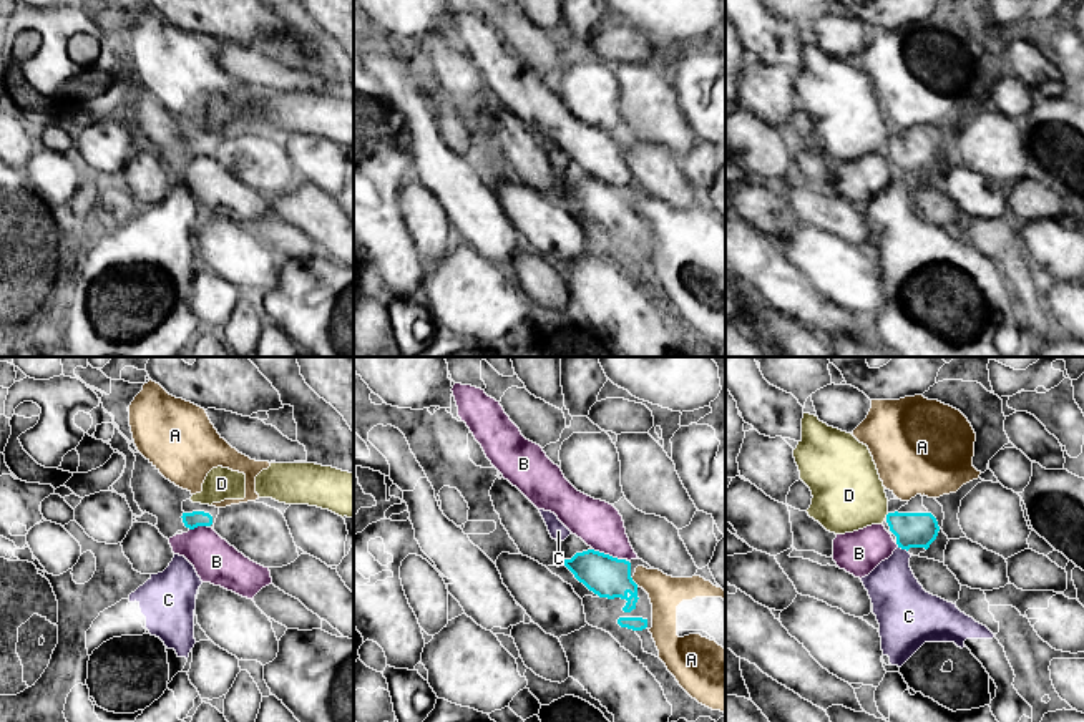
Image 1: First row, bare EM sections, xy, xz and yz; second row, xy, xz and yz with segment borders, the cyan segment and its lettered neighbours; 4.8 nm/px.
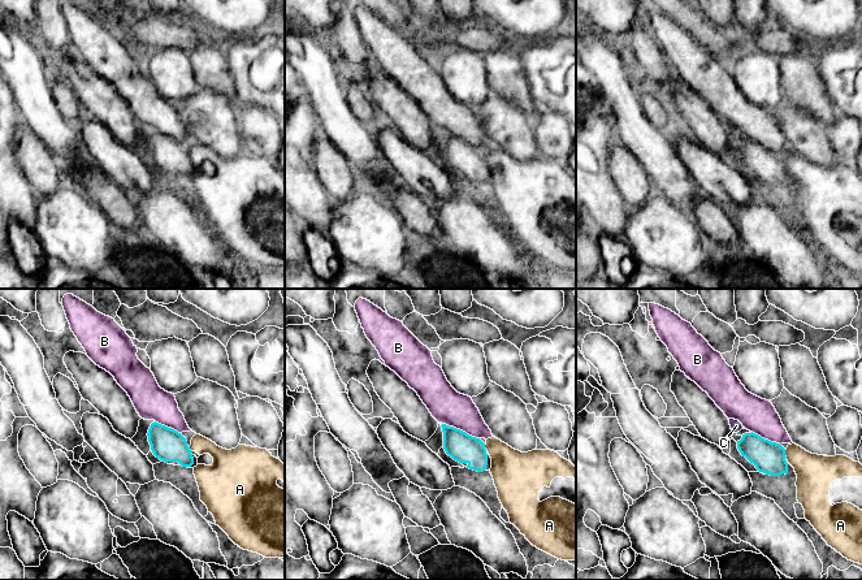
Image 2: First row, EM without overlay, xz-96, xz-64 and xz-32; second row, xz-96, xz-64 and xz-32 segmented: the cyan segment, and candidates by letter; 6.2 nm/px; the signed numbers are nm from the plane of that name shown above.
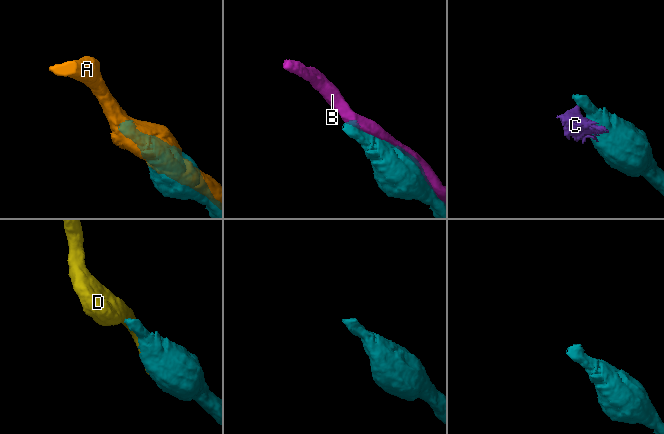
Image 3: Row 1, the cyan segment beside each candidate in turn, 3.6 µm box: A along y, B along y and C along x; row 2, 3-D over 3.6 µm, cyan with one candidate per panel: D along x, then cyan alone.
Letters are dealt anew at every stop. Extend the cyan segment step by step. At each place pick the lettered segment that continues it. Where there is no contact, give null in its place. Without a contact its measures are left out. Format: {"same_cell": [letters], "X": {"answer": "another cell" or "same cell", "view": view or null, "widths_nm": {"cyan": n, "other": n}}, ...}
{"same_cell": [], "A": {"answer": "another cell", "view": "xz", "widths_nm": {"cyan": 200, "other": 170}}, "B": {"answer": "another cell", "view": "xz", "widths_nm": {"cyan": 200, "other": 220}}, "C": {"answer": "another cell", "view": "yz", "widths_nm": {"cyan": 180, "other": 260}}, "D": {"answer": "another cell", "view": "yz", "widths_nm": {"cyan": 180, "other": 340}}}

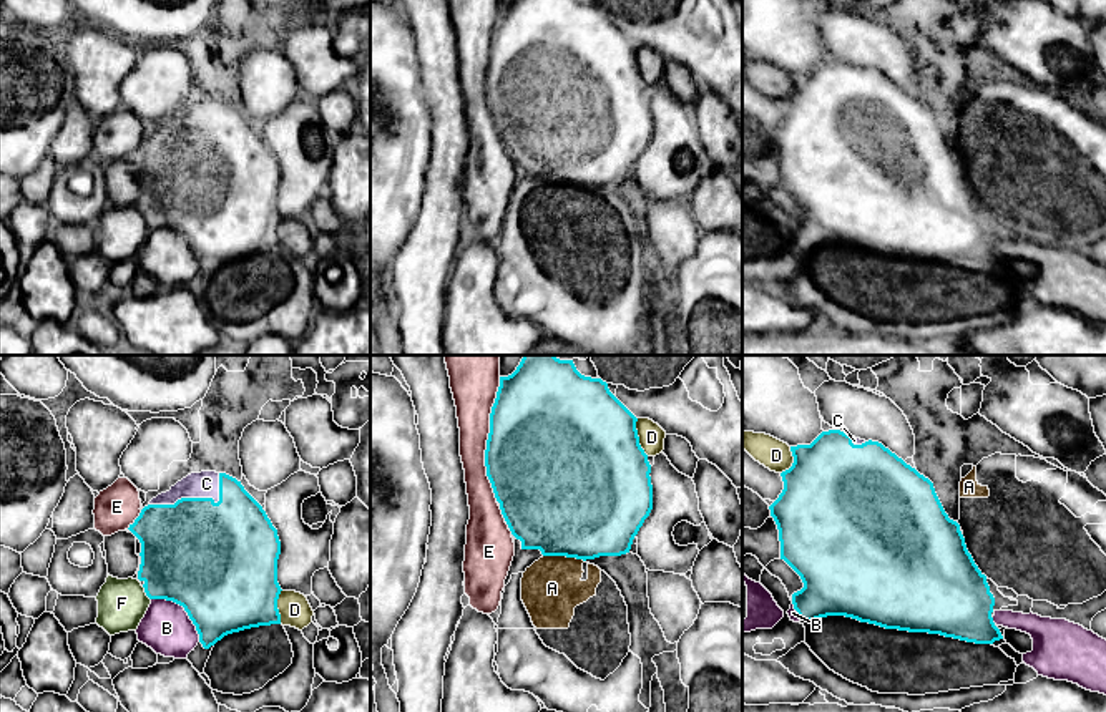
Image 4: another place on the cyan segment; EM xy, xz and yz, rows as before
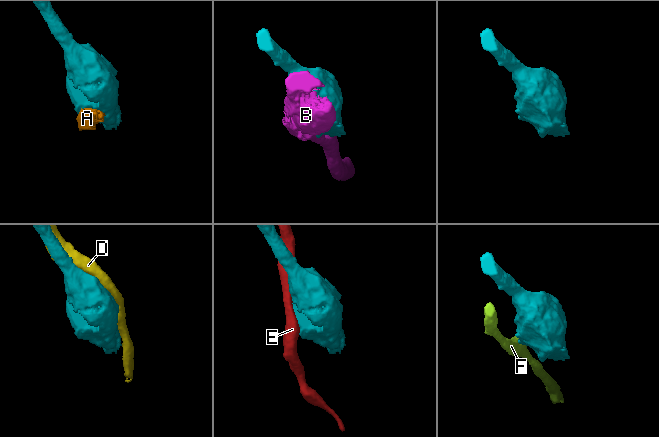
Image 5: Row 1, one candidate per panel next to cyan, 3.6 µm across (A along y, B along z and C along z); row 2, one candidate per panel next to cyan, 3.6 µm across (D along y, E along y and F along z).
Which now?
{"same_cell": ["C"], "A": {"answer": "another cell", "view": "xz", "widths_nm": {"cyan": 500, "other": 300}}, "B": {"answer": "another cell", "view": "xy", "widths_nm": {"cyan": 500, "other": 240}}, "C": {"answer": "same cell", "view": "xy", "widths_nm": {"cyan": 500, "other": 130}}, "D": {"answer": "another cell", "view": "xz", "widths_nm": {"cyan": 500, "other": 130}}, "E": {"answer": "another cell", "view": "xz", "widths_nm": {"cyan": 500, "other": 200}}, "F": {"answer": "another cell", "view": "xy", "widths_nm": {"cyan": 440, "other": 240}}}

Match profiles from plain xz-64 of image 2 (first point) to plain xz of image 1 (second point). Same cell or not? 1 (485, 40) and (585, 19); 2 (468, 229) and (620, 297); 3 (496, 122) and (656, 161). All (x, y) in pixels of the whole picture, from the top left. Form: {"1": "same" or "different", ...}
{"1": "different", "2": "same", "3": "same"}

